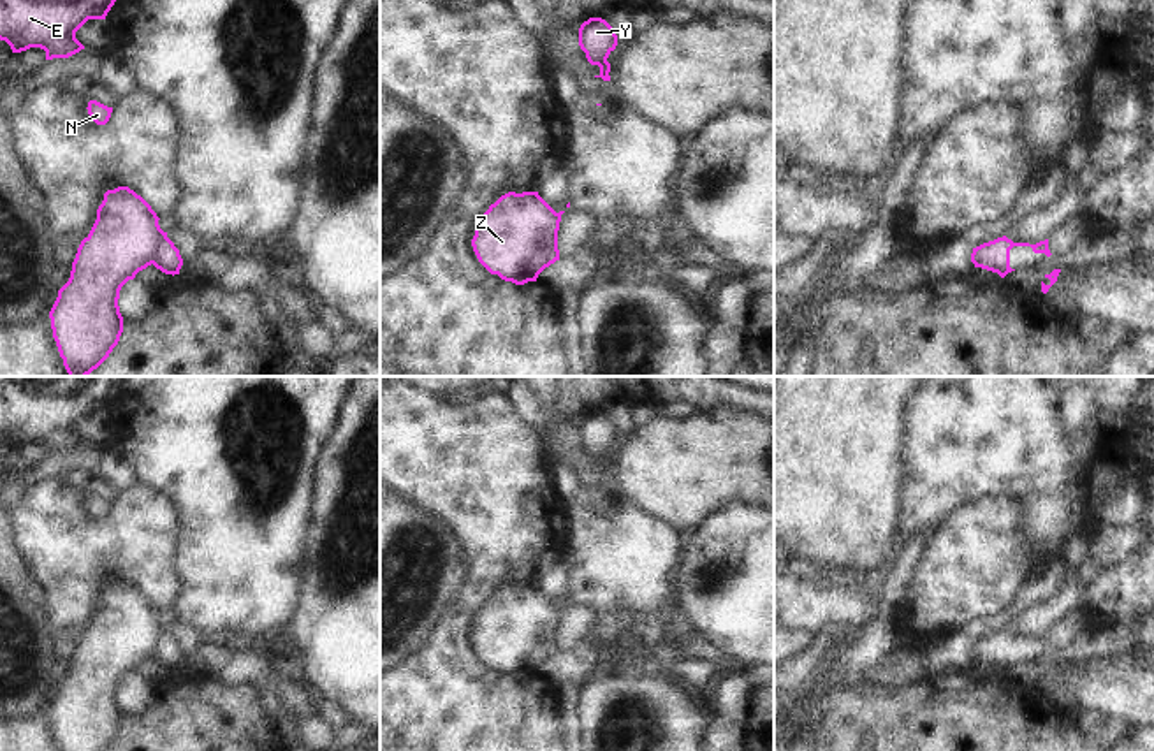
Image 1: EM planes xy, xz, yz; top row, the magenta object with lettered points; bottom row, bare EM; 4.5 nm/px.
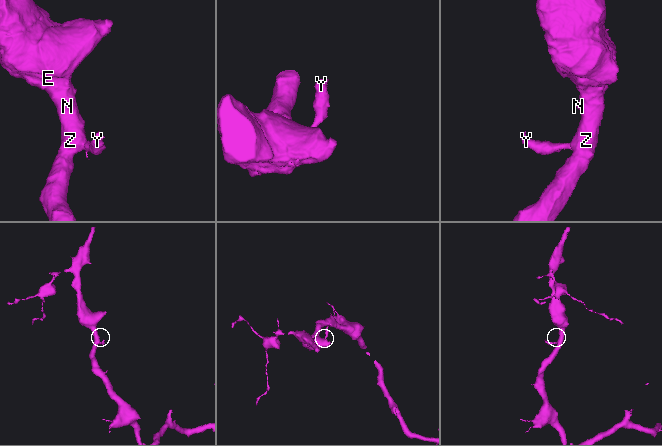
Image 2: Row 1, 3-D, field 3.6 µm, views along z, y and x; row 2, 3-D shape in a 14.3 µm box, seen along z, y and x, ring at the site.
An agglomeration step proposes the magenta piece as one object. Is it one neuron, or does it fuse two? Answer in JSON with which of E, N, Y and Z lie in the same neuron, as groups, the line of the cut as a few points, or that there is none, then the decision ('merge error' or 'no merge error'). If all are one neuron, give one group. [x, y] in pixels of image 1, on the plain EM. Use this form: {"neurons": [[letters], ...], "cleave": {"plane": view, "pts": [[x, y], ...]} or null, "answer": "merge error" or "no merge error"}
{"neurons": [["E", "N", "Z"], ["Y"]], "cleave": {"plane": "xy", "pts": [[166, 628], [152, 656]]}, "answer": "merge error"}

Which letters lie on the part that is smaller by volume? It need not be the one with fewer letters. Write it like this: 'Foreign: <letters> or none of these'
Foreign: Y

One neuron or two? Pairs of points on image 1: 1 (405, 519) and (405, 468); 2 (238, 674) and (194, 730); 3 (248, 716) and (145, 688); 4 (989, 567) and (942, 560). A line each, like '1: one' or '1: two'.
1: two
2: two
3: two
4: one

